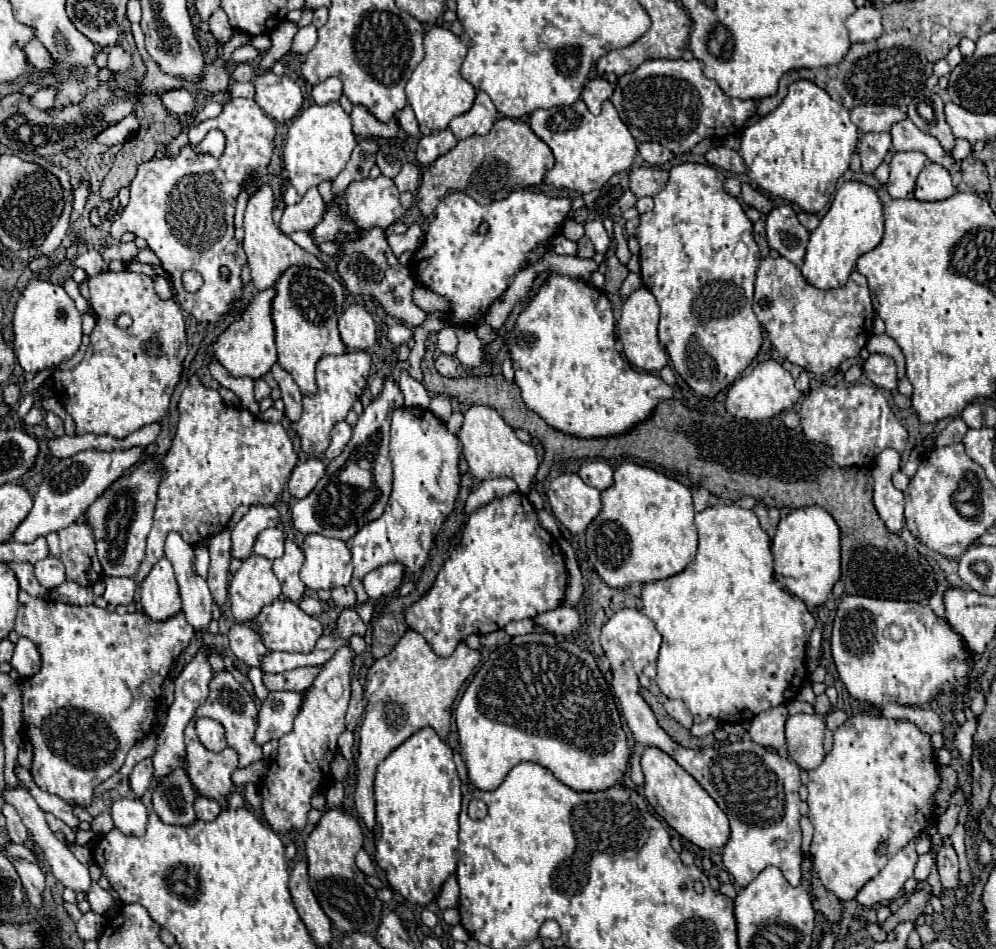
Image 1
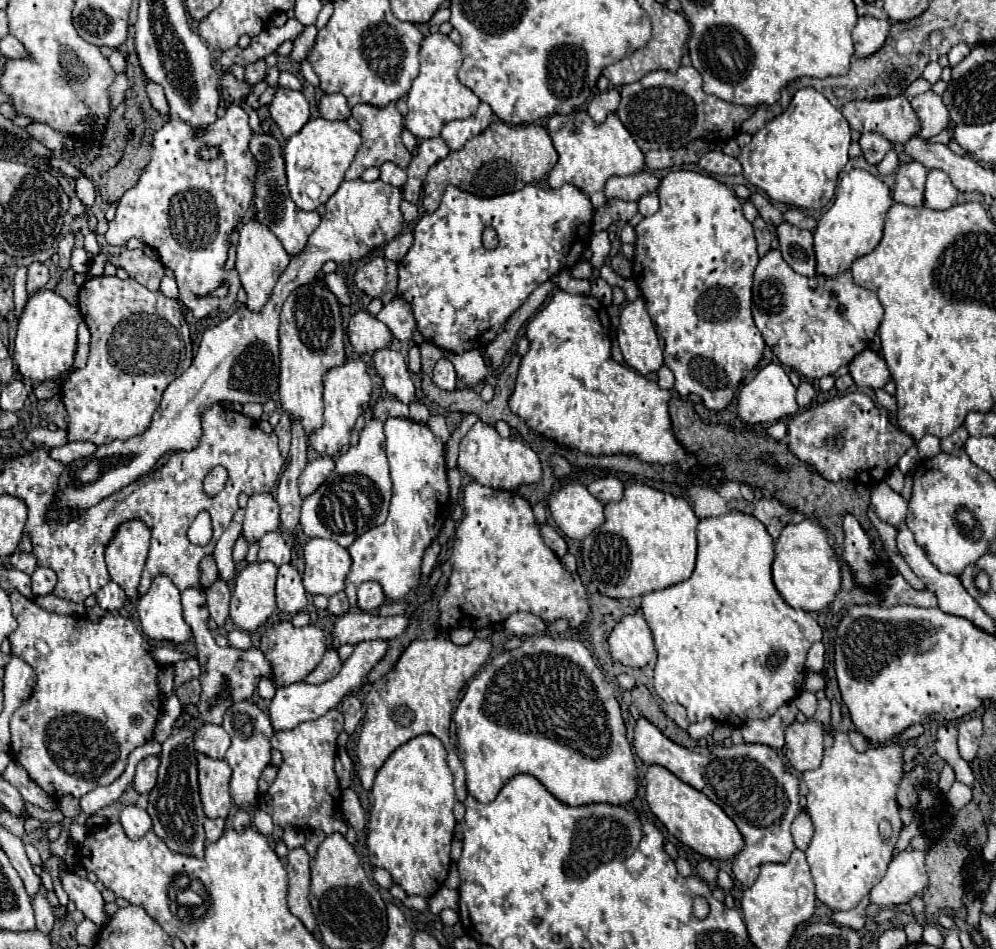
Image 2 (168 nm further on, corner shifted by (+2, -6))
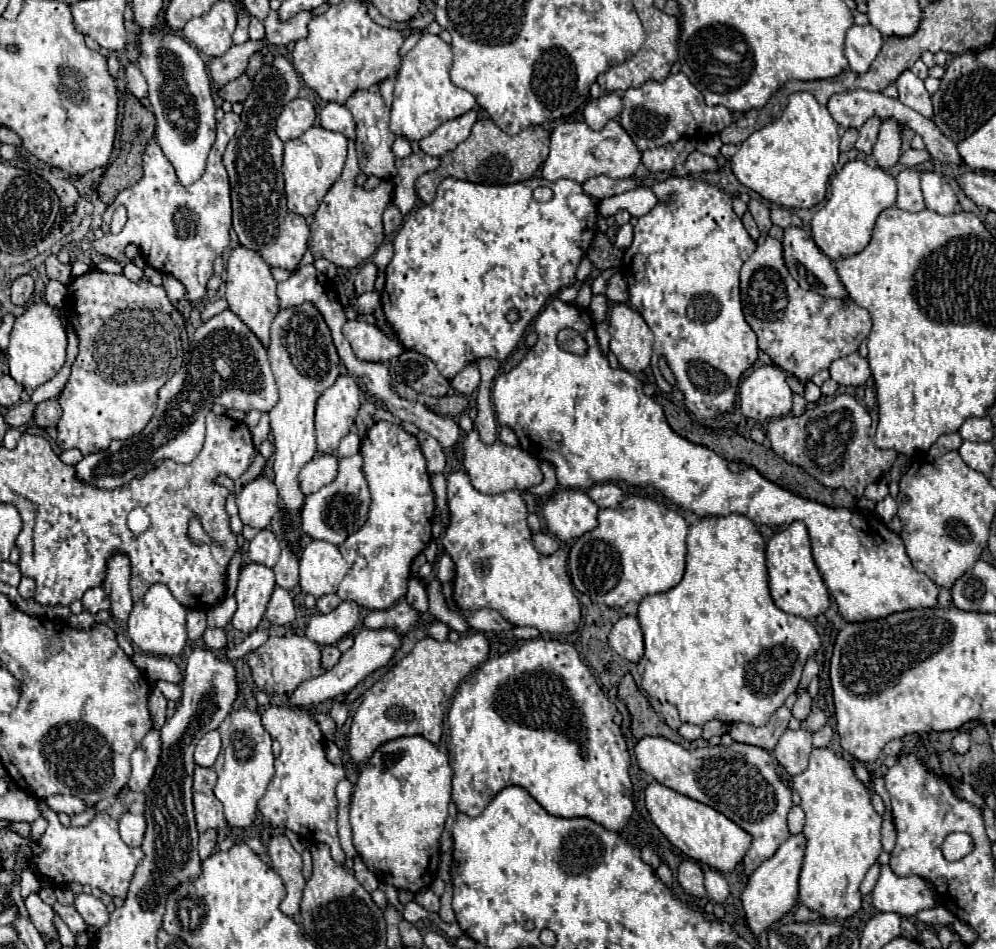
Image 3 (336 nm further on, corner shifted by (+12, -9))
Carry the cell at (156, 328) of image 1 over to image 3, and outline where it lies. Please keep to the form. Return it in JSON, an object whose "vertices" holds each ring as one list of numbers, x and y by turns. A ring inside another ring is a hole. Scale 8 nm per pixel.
{"vertices":[[90,270,68,284,64,312,80,338,80,352,68,382,58,396,62,418,58,422,56,444,62,450,78,448,86,456,94,450,106,450,114,438,126,440,140,434,150,422,156,408,158,390,182,364,184,320,170,304,162,286,154,286,148,280,136,284,124,274,106,274,100,270]]}

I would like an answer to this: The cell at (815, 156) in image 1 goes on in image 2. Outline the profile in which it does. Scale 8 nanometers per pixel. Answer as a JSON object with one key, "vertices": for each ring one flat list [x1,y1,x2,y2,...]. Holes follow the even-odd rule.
{"vertices":[[806,87,796,91,792,103,780,117,772,119,758,133,754,133,752,141,742,149,738,161,742,163,746,181,764,189,770,195,770,199,800,209,822,209,834,197,838,175,848,163,848,147,850,147,850,127,840,109,832,107,828,99,816,89]]}

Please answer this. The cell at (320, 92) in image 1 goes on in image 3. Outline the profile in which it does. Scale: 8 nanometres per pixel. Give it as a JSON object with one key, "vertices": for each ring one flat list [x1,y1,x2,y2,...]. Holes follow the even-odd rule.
{"vertices":[[328,102,322,110,320,110,320,124,326,130,334,130,334,132,342,132,348,138,354,138,354,120,350,116,350,110,342,104,336,102]]}

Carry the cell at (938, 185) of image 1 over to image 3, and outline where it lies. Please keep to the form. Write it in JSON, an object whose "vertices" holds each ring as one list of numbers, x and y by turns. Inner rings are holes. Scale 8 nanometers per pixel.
{"vertices":[[936,172,922,174,922,194,924,194,926,208,938,214,952,214,958,202,948,180]]}

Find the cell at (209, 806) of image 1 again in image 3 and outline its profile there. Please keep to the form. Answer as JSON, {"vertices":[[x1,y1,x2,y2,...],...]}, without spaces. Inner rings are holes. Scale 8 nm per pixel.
{"vertices":[[206,830,204,834,200,834,198,850,200,850,200,858,206,858,216,850,216,830]]}

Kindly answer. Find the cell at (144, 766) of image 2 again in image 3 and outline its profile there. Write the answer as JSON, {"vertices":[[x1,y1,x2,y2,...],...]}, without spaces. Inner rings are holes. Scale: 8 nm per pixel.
{"vertices":[[150,730,142,744,132,752,132,774,128,780,128,788,134,792,142,792,154,776,160,756,160,734,158,730]]}

